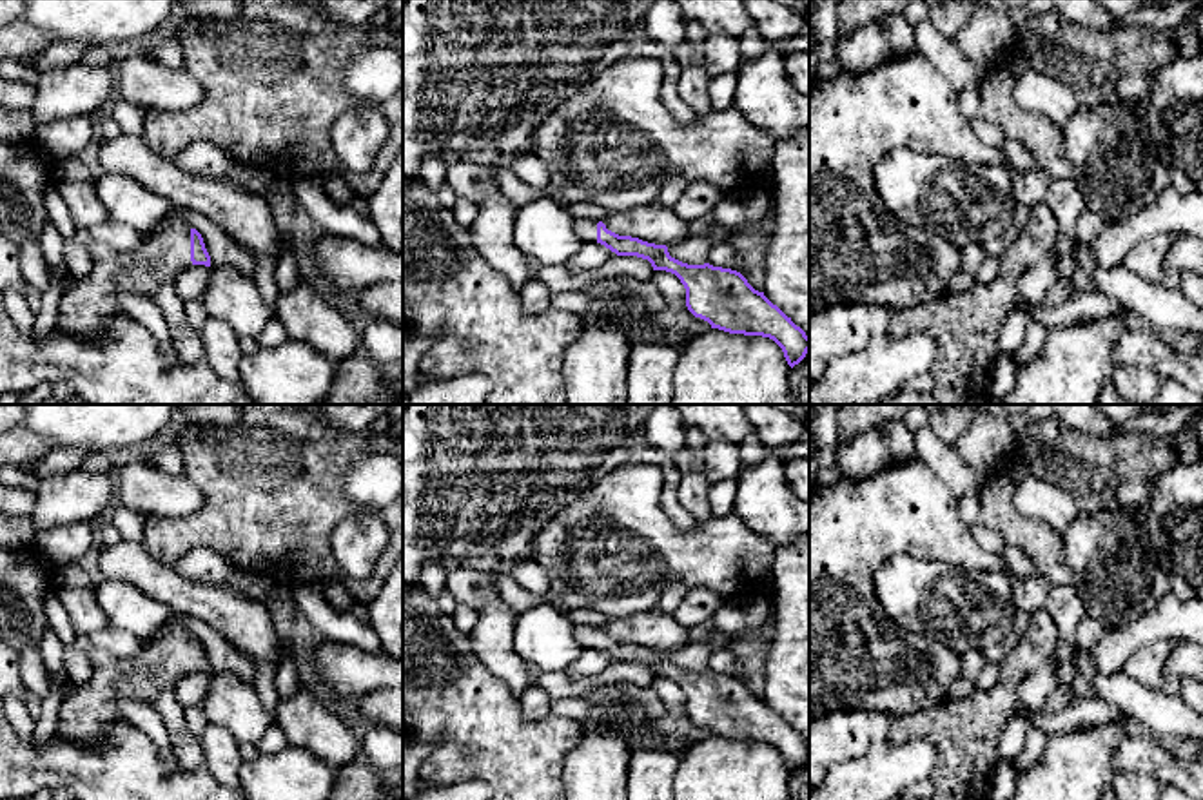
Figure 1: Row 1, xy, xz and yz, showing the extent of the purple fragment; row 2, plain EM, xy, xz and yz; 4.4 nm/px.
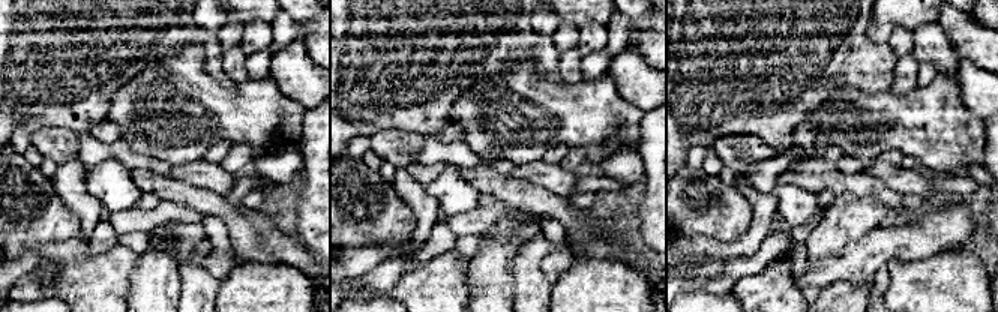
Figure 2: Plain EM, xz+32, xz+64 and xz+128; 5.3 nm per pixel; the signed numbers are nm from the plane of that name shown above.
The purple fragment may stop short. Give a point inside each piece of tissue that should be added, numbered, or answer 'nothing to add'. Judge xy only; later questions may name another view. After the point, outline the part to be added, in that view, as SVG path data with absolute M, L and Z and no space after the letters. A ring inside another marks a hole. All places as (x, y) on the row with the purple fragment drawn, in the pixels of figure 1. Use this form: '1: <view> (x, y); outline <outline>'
1: xy (88, 303); outline M167 221L138 250L116 252L93 241L89 252L93 270L73 278L58 305L56 325L74 336L100 336L107 321L127 317L118 303L122 294L152 296L192 267L191 227Z

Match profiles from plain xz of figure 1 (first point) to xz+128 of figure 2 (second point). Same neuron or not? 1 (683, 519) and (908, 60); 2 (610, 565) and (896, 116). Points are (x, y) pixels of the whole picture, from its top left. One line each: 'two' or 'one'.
1: two
2: one

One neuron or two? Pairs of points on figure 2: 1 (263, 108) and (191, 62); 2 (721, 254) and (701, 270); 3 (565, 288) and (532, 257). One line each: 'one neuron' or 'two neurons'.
1: one neuron
2: two neurons
3: two neurons

